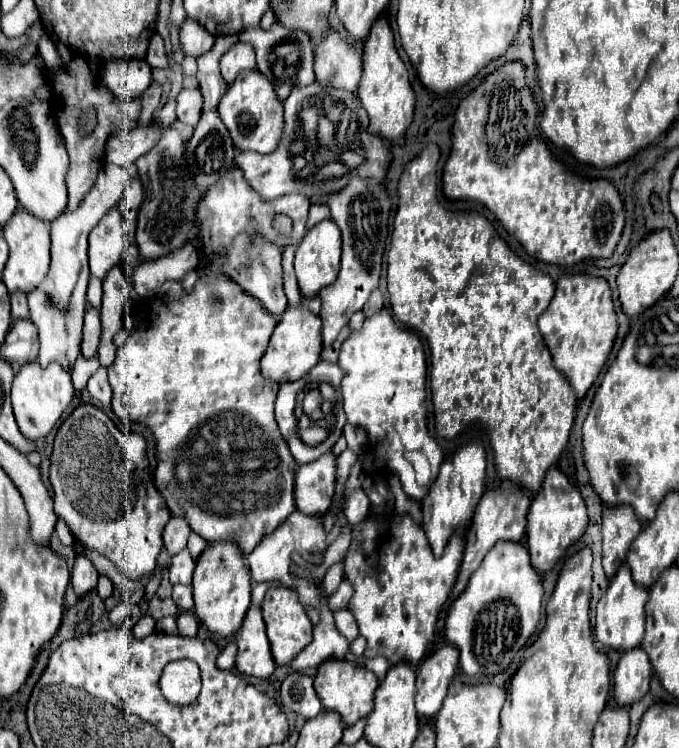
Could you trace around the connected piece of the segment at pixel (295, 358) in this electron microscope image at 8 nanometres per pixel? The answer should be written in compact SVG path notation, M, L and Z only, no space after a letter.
M307 305L287 309L281 315L279 323L275 325L275 331L271 335L271 341L269 341L269 347L267 347L265 355L261 357L261 373L263 373L263 377L279 381L279 383L297 381L311 367L315 367L319 363L321 349L323 349L323 339L321 339L319 315L309 311Z

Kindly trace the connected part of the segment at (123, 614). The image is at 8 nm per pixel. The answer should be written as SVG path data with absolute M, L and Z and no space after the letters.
M119 603L115 605L113 609L109 609L109 621L113 625L123 625L123 621L129 617L129 611L131 611L131 605L129 603Z

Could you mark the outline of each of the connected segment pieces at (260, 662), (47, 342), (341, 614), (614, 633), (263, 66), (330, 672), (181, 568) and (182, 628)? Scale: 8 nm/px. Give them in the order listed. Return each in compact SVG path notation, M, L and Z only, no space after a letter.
M251 605L249 607L247 617L243 621L243 627L235 635L235 641L237 641L237 647L239 647L237 659L235 659L237 671L245 677L257 677L257 679L271 677L271 673L275 671L275 661L271 657L271 647L269 647L269 641L265 637L265 623L263 623L263 617L261 617L261 605Z
M103 165L93 189L87 193L87 199L75 211L65 211L51 223L51 271L47 273L45 281L35 287L27 299L31 309L31 321L39 329L39 365L47 367L49 363L59 363L63 369L71 371L79 357L81 345L81 329L83 329L84 315L87 311L85 291L89 281L89 263L87 263L87 237L95 223L101 219L103 213L117 204L127 182L129 171L119 165Z
M337 611L335 613L335 621L337 621L337 629L349 639L349 641L355 641L359 637L359 631L357 631L357 625L351 617L349 611Z
M623 565L617 575L611 579L609 589L601 595L597 603L597 613L595 613L595 639L597 643L619 649L619 651L629 651L641 645L643 633L645 633L645 603L647 603L647 591L637 587L631 579L631 571L627 565Z
M273 23L267 31L265 29L247 29L239 33L239 41L251 43L257 51L257 69L273 83L281 101L289 97L293 87L297 85L311 85L315 81L313 75L313 45L307 33L289 31L281 23Z
M325 661L315 677L315 691L317 697L321 699L323 709L335 711L341 715L345 725L355 725L355 721L367 717L373 709L373 699L375 699L375 689L379 687L379 681L373 671L365 669L363 665L351 663L351 661Z
M183 549L179 555L173 557L173 563L171 563L171 569L169 569L171 583L173 585L177 585L177 583L191 585L193 569L195 569L195 557L189 553L189 549Z
M189 611L179 613L177 615L177 629L179 629L179 635L195 637L197 635L197 617L193 613L189 613Z

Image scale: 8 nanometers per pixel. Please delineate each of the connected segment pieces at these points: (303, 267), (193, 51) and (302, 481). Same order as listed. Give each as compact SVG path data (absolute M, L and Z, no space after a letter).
M327 219L315 225L313 229L307 231L303 241L299 243L297 255L295 255L295 275L297 275L297 285L299 293L303 293L303 299L311 299L319 295L319 289L331 285L339 273L339 257L341 257L341 237L339 237L339 227Z
M187 19L181 25L181 45L183 45L183 53L185 55L203 55L207 53L207 49L211 49L211 45L215 45L215 35L207 33L207 29L203 25L199 25L197 21Z
M325 453L319 461L295 473L295 507L307 515L325 515L335 493L335 457Z

